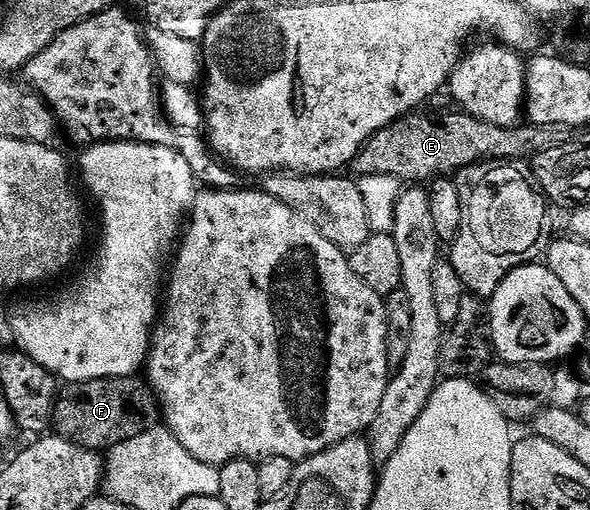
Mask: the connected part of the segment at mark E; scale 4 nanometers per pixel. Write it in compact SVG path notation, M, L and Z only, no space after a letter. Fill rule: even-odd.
M419 112L398 118L391 126L378 130L359 149L353 170L359 174L397 178L407 184L423 184L440 176L454 176L459 170L484 160L530 159L551 146L561 146L565 142L565 138L559 135L562 133L552 132L541 126L498 126L482 122L471 114L454 113L445 115L440 122L430 122L429 119L422 118L422 113Z

